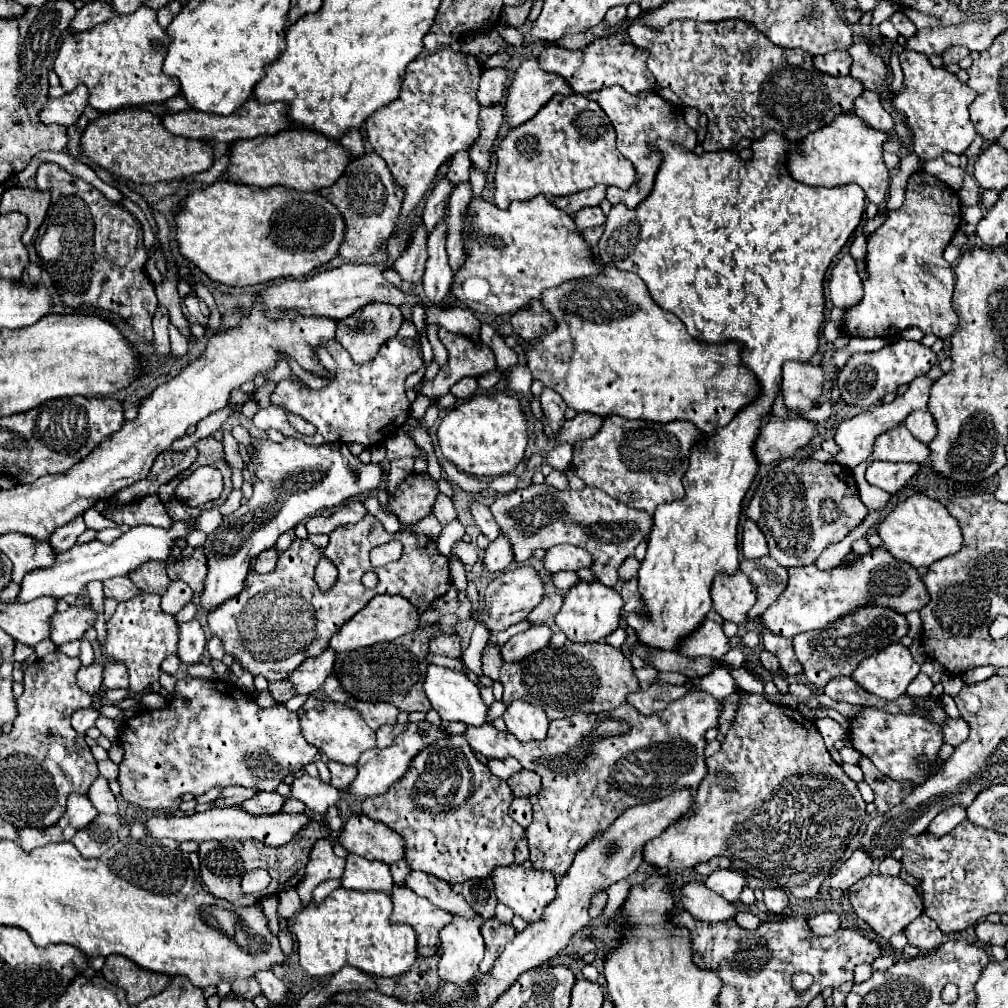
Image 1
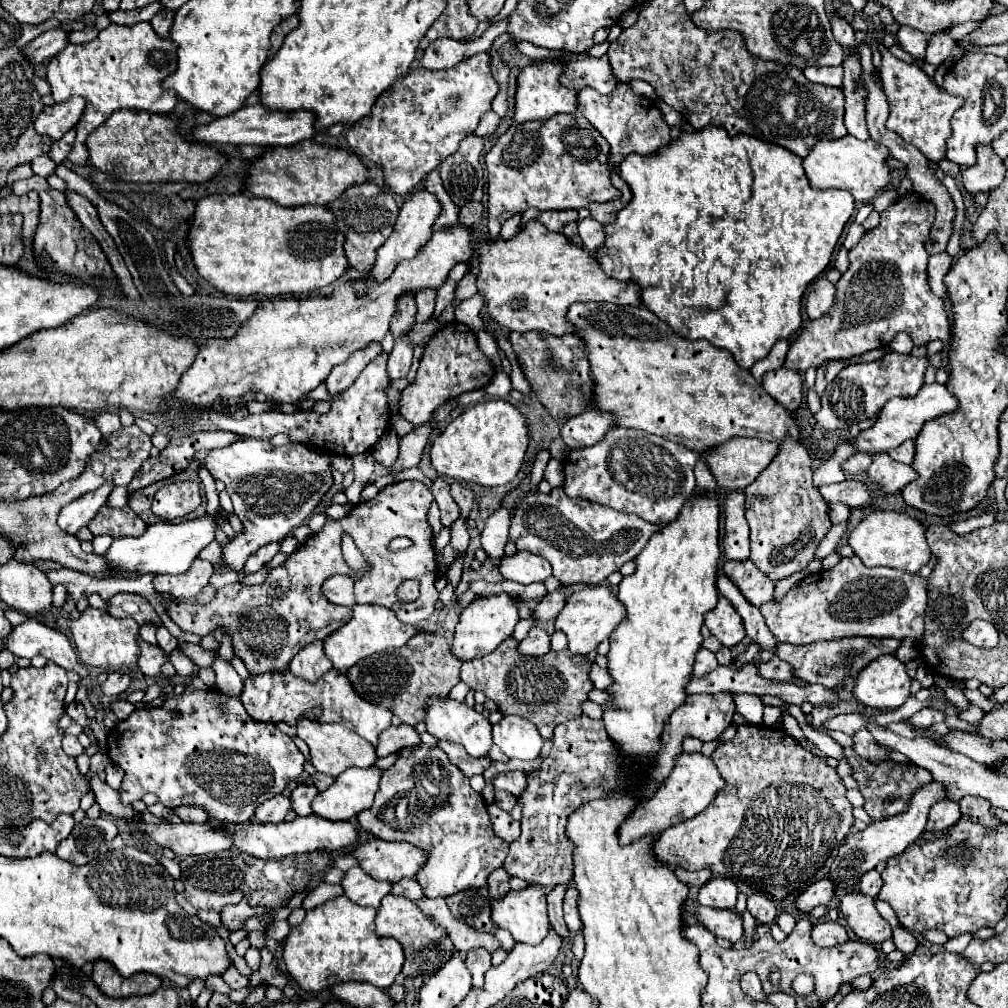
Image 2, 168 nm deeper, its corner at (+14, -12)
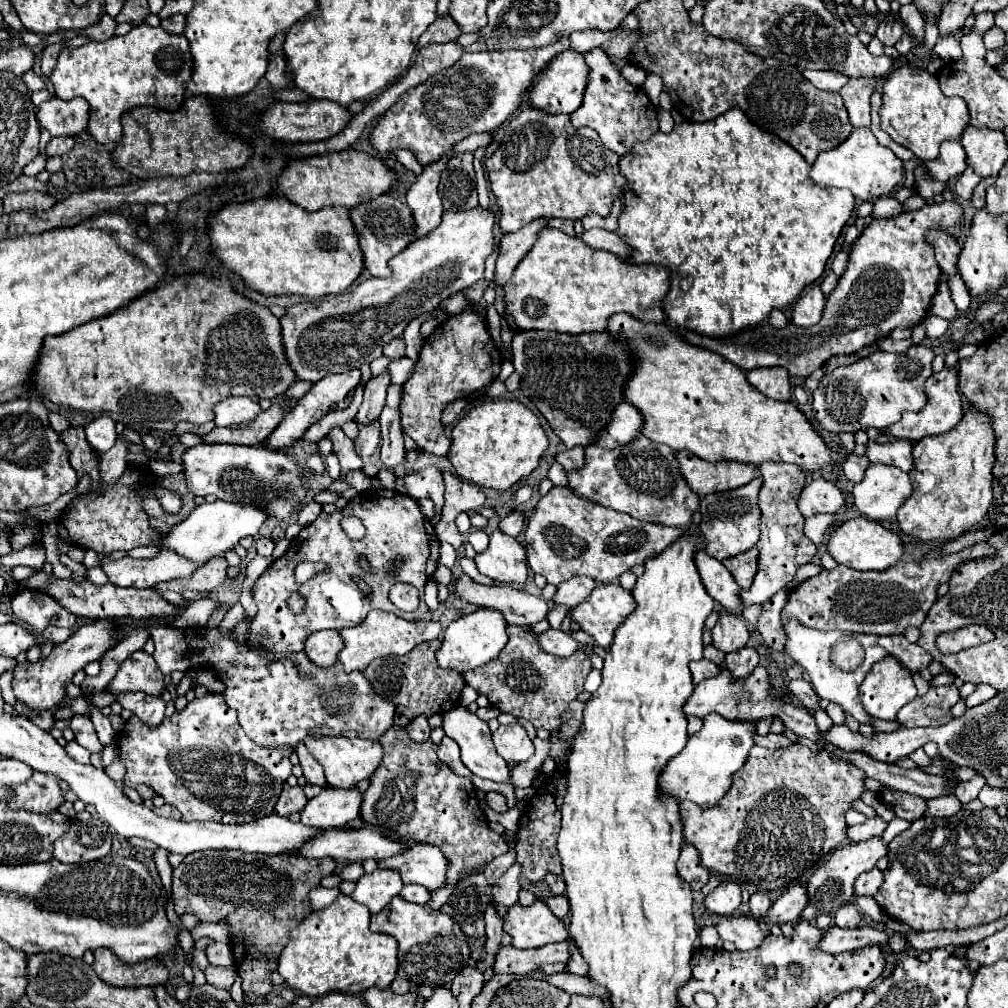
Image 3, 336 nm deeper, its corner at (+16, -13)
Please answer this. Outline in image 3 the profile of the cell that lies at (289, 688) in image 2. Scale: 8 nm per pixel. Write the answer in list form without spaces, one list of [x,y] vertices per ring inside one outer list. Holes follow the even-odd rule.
[[[154,623],[150,629],[150,637],[154,639],[154,645],[156,645],[154,659],[164,675],[173,671],[186,672],[190,667],[206,667],[206,663],[212,665],[212,669],[216,669],[218,679],[226,685],[224,689],[226,703],[238,711],[238,721],[242,729],[246,731],[246,735],[262,747],[280,747],[280,745],[296,747],[296,743],[304,741],[308,733],[344,735],[344,737],[360,737],[360,739],[378,741],[394,725],[394,713],[396,713],[394,705],[378,697],[360,671],[344,673],[340,663],[328,669],[320,669],[312,665],[312,661],[302,651],[292,653],[286,659],[272,661],[270,653],[258,655],[248,645],[236,645],[230,631],[220,637],[218,627],[198,635],[192,631],[184,633],[178,629],[170,629],[168,623]]]

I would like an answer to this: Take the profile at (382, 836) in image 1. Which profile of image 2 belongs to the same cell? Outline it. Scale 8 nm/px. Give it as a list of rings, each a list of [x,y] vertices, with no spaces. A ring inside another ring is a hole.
[[[368,840],[360,844],[352,854],[364,872],[378,880],[398,882],[402,878],[414,878],[426,864],[428,852],[408,842]]]

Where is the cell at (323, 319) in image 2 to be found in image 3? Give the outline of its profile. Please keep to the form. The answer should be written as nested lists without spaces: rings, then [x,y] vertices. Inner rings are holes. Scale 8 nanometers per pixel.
[[[480,207],[470,211],[444,213],[442,223],[424,241],[414,241],[396,257],[392,257],[392,261],[388,263],[392,269],[390,277],[364,279],[346,293],[326,297],[318,303],[304,301],[288,307],[286,313],[280,317],[280,327],[282,327],[284,353],[288,363],[292,365],[292,371],[296,373],[296,381],[314,383],[320,377],[332,373],[344,373],[348,369],[362,367],[364,363],[374,361],[376,357],[382,355],[382,347],[394,337],[402,335],[414,317],[432,311],[442,299],[480,281],[484,277],[484,261],[496,247],[492,227],[494,227],[494,215]]]

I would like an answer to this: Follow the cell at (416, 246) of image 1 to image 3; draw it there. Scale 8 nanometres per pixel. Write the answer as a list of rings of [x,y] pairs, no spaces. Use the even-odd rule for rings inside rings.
[[[396,337],[392,339],[386,347],[384,347],[384,355],[390,359],[400,359],[404,355],[404,337]]]

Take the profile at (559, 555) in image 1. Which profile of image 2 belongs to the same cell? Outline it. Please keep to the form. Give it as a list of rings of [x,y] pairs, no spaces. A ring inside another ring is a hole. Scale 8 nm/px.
[[[518,550],[512,556],[502,556],[498,570],[506,580],[514,580],[520,584],[544,582],[546,578],[552,576],[550,564],[526,550]]]

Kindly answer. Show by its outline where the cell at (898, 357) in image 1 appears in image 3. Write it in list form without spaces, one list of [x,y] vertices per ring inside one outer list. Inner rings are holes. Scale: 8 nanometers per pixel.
[[[918,345],[918,347],[910,347],[906,355],[876,351],[848,367],[836,367],[830,375],[824,375],[820,379],[820,385],[814,391],[812,417],[820,423],[820,427],[824,427],[830,433],[838,433],[838,435],[854,433],[858,429],[868,429],[868,427],[884,429],[884,427],[896,423],[900,419],[902,411],[920,411],[926,405],[924,381],[932,375],[932,367],[930,367],[932,359],[934,359],[934,351],[924,345]]]

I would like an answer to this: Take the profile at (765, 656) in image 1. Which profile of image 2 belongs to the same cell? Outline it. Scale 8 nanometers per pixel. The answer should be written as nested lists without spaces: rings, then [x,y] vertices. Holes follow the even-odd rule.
[[[776,656],[766,664],[758,664],[758,670],[762,672],[762,676],[766,676],[766,678],[770,678],[774,682],[794,682],[792,666],[786,664],[784,660],[776,658]]]

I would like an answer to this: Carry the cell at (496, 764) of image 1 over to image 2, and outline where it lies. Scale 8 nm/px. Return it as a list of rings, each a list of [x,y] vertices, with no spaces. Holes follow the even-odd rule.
[[[504,772],[504,774],[498,774],[492,784],[494,784],[494,790],[508,790],[512,792],[514,796],[520,796],[526,788],[526,772]]]

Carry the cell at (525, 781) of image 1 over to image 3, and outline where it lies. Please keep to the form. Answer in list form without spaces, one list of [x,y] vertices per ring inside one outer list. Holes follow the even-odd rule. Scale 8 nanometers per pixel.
[[[486,793],[486,801],[488,805],[498,811],[498,813],[506,813],[508,811],[508,805],[506,805],[506,797],[502,793]]]

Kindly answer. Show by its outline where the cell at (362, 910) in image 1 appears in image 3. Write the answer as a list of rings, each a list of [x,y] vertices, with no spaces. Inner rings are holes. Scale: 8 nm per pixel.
[[[340,895],[332,905],[328,905],[322,911],[310,913],[308,919],[300,921],[300,925],[290,931],[290,941],[278,957],[278,973],[286,979],[290,989],[308,997],[322,997],[332,991],[358,995],[370,987],[380,987],[380,989],[390,987],[398,969],[398,959],[396,959],[398,943],[394,937],[372,933],[368,929],[368,923],[370,923],[370,911],[364,905],[352,901],[348,895]]]

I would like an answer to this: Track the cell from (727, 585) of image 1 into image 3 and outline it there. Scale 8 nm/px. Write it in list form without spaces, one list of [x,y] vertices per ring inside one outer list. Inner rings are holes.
[[[722,609],[718,623],[712,629],[712,645],[724,653],[732,653],[736,649],[742,649],[748,643],[748,639],[750,633],[746,621]]]

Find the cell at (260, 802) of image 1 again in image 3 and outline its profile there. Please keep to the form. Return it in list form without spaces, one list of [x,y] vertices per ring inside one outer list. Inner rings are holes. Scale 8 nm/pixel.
[[[296,785],[296,787],[290,787],[286,791],[282,791],[278,803],[274,805],[274,813],[280,815],[280,817],[290,817],[292,813],[296,811],[302,811],[304,805],[306,805],[306,797],[302,793],[302,789]]]

